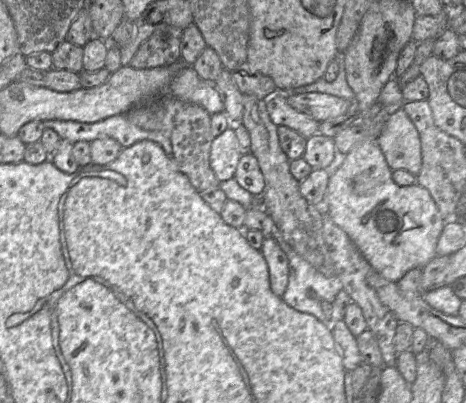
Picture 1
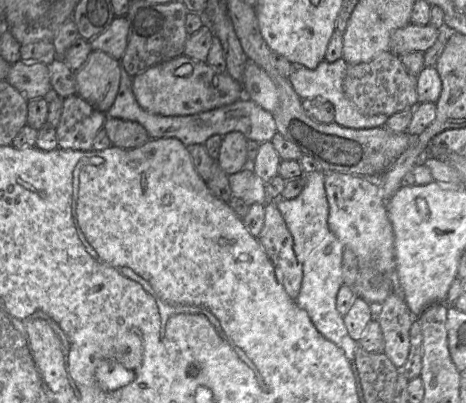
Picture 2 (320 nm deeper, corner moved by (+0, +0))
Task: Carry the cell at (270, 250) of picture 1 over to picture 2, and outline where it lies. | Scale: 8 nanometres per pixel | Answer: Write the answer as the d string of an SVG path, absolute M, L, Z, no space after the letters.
M275 202L265 204L264 225L256 238L274 266L276 280L295 301L301 289L302 268L294 252L293 237Z

